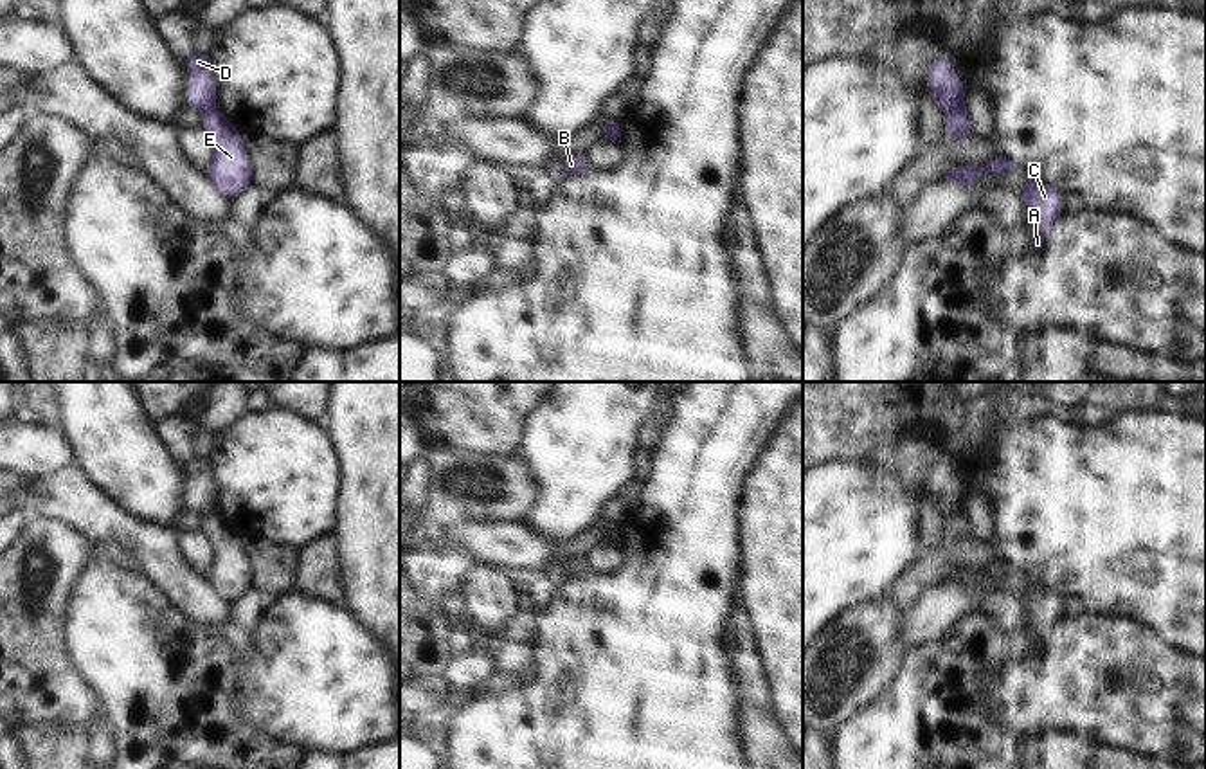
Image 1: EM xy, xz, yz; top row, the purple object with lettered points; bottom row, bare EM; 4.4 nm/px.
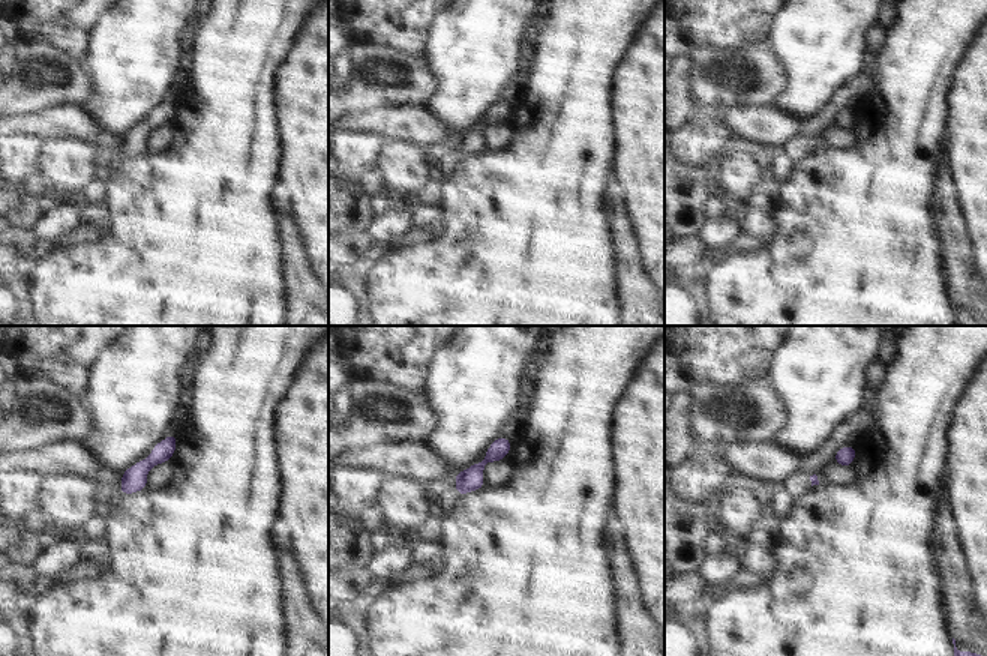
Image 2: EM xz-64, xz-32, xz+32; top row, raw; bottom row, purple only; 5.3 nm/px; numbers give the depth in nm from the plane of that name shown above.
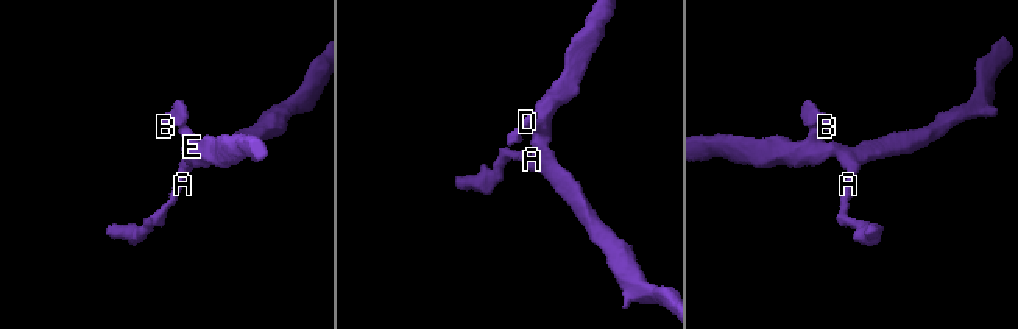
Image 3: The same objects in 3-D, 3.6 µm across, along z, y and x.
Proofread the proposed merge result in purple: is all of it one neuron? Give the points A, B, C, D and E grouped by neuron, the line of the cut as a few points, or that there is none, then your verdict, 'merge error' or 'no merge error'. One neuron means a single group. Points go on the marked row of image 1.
A C E / B D | yz (960, 105), (947, 114) | merge error

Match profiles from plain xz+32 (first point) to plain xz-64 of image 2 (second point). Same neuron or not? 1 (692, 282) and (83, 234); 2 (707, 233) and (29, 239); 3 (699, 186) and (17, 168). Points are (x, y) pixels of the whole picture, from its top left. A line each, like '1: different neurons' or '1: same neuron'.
1: same neuron
2: different neurons
3: different neurons

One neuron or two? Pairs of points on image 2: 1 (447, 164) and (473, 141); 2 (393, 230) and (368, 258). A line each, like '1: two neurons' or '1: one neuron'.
1: one neuron
2: two neurons

